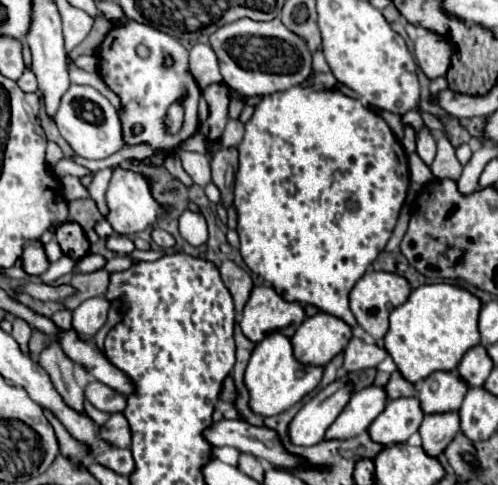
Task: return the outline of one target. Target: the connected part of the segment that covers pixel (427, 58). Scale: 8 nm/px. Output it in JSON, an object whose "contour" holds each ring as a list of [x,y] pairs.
{"contour":[[[428,32],[420,36],[414,44],[414,58],[430,80],[444,76],[448,72],[452,52],[454,52],[452,40],[436,32]]]}

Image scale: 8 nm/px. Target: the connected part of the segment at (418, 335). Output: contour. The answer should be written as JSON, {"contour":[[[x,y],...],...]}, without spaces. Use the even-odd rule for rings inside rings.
{"contour":[[[424,284],[412,290],[410,298],[392,310],[384,348],[394,358],[402,376],[418,382],[438,370],[456,370],[468,348],[480,344],[478,314],[482,302],[472,292],[454,284]]]}

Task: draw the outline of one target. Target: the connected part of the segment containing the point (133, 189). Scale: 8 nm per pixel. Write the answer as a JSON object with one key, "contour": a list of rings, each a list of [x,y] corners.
{"contour":[[[124,168],[114,170],[108,192],[106,192],[106,202],[110,208],[110,214],[106,216],[106,220],[118,234],[124,234],[124,236],[130,236],[130,234],[146,230],[148,226],[154,226],[156,220],[170,210],[168,206],[162,206],[154,200],[152,190],[150,190],[150,178],[146,178],[144,174],[136,174],[132,170],[124,170]]]}

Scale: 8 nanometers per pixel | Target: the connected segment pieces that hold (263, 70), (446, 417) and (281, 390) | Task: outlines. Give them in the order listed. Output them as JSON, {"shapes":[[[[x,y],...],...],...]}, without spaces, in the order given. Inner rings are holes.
{"shapes":[[[[242,18],[210,36],[224,82],[240,96],[266,96],[302,84],[312,74],[312,54],[306,42],[290,32],[280,20],[252,22]]],[[[458,412],[426,414],[418,432],[422,436],[422,448],[430,456],[440,456],[442,450],[460,432],[460,416]]],[[[280,332],[268,334],[262,342],[256,344],[252,358],[248,362],[248,370],[244,382],[250,390],[250,406],[262,416],[274,416],[288,410],[292,404],[300,402],[308,392],[312,392],[324,374],[322,366],[306,366],[296,360],[294,348],[288,336]]]]}

